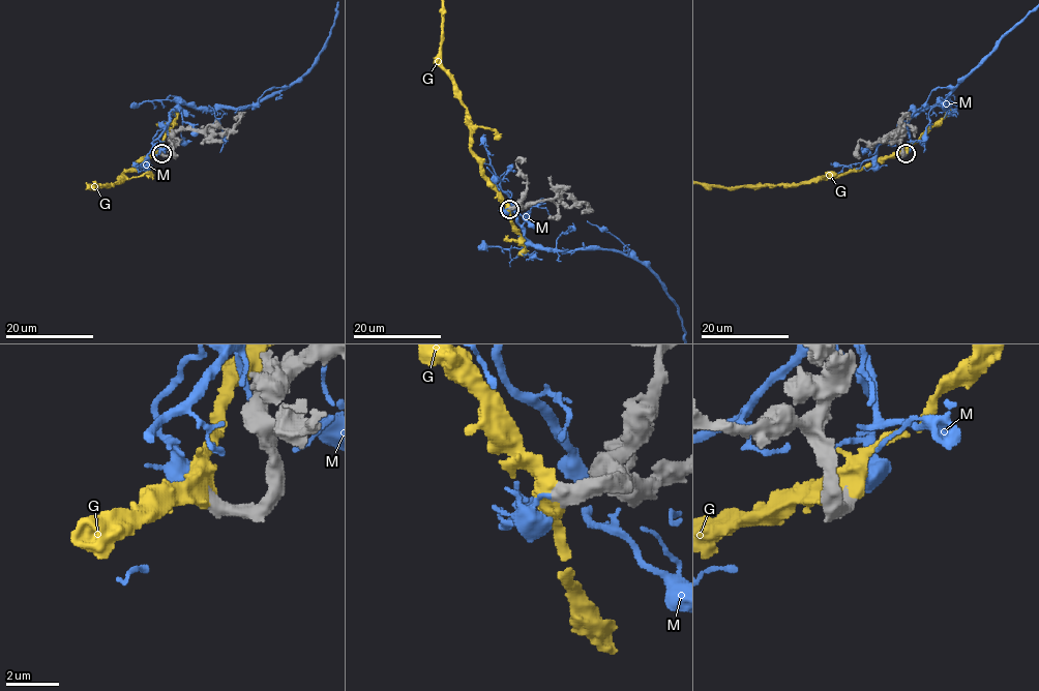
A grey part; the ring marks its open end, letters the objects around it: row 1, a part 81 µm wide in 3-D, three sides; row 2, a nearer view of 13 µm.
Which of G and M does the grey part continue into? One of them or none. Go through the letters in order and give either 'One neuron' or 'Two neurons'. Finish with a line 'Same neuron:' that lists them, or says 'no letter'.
G: One neuron
M: Two neurons
Same neuron: G

